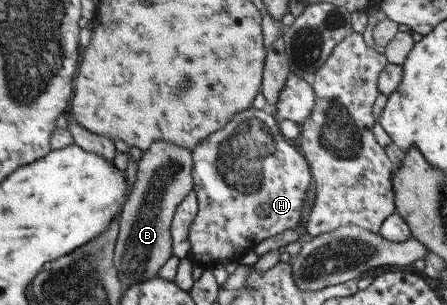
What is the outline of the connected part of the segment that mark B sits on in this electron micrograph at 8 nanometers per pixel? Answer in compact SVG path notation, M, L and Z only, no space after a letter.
M154 141L138 162L136 182L119 216L119 235L113 261L124 288L159 276L162 265L173 255L171 224L178 205L193 191L193 151L168 142Z

